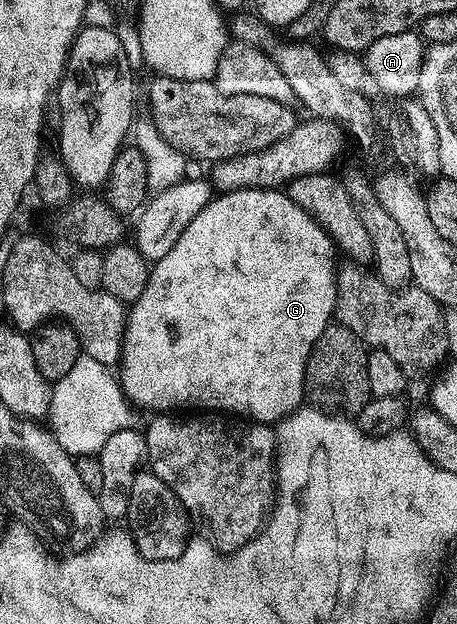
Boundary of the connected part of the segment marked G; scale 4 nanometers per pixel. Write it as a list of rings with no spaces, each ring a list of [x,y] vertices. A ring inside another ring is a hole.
[[[247,188],[233,192],[221,192],[213,195],[208,205],[197,214],[194,222],[182,230],[182,238],[174,242],[174,246],[160,260],[151,265],[146,290],[142,290],[142,298],[138,298],[126,312],[124,322],[124,345],[120,351],[118,365],[118,379],[120,389],[128,403],[137,409],[149,408],[152,414],[168,414],[173,410],[189,409],[215,410],[220,414],[231,414],[236,418],[247,418],[257,424],[275,425],[277,422],[295,412],[305,403],[304,390],[304,362],[308,359],[314,342],[333,323],[336,311],[336,270],[337,261],[332,259],[338,256],[337,249],[328,232],[302,210],[290,197],[287,191],[274,188]]]

